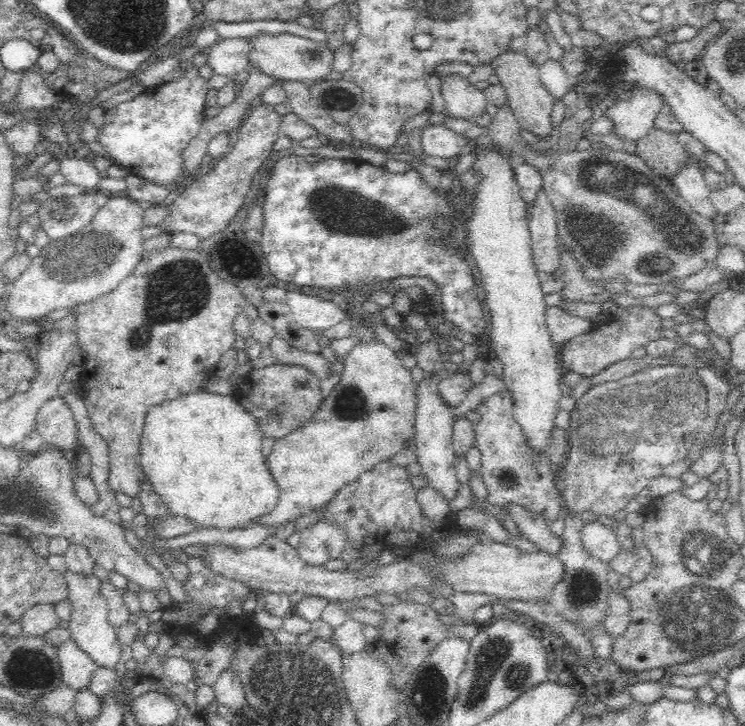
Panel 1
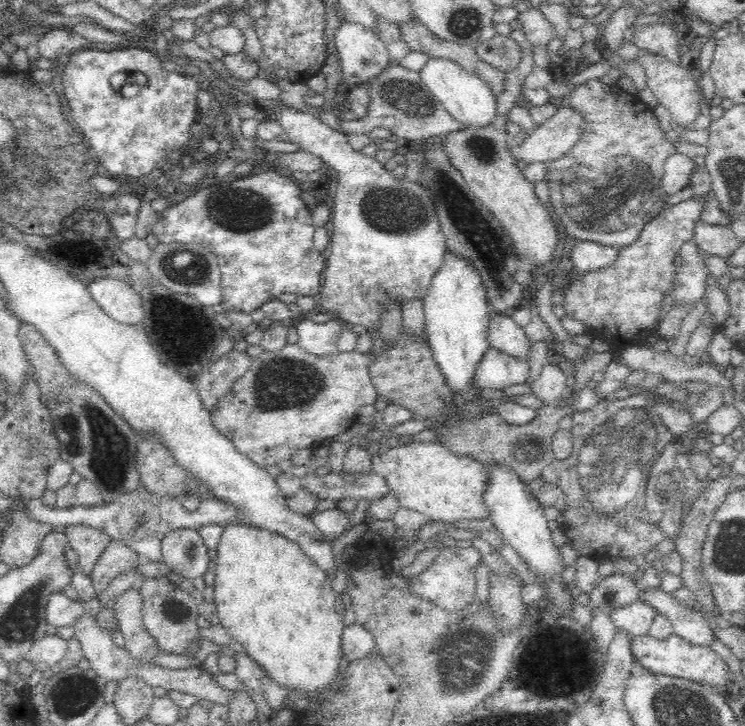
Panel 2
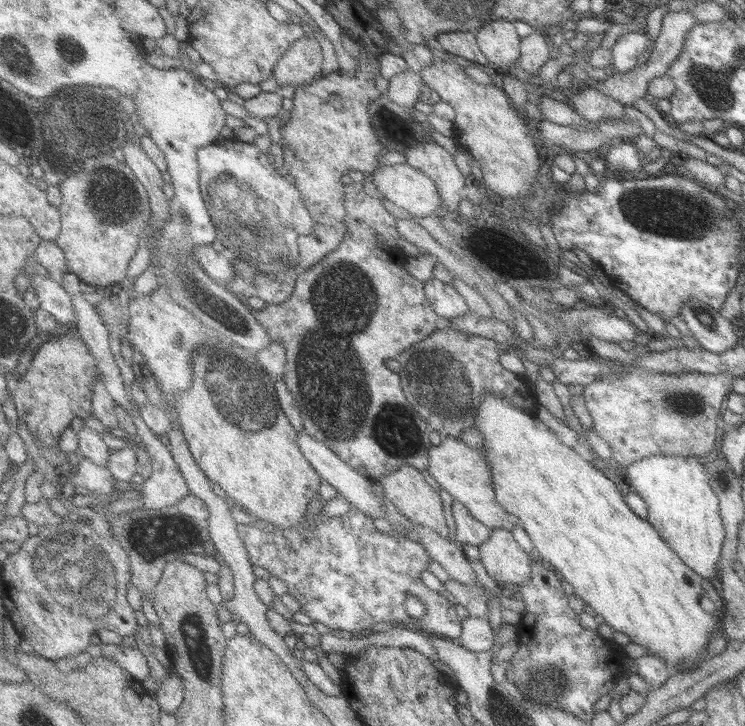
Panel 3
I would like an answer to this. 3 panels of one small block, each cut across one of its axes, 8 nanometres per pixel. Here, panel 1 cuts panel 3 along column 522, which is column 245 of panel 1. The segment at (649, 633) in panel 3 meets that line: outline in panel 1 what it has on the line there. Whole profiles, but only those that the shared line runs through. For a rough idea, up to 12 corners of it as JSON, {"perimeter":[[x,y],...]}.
{"perimeter":[[198,388],[148,406],[140,468],[170,516],[246,526],[278,488],[260,422]]}

